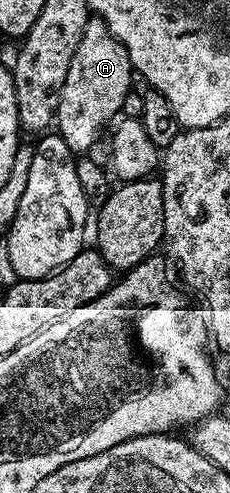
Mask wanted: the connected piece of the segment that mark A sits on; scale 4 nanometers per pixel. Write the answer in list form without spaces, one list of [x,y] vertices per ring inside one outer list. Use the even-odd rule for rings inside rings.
[[[92,16],[86,22],[80,44],[72,52],[68,76],[58,93],[56,132],[76,156],[86,156],[98,142],[102,129],[119,117],[124,100],[132,93],[132,67],[126,49],[112,36],[101,18]]]

